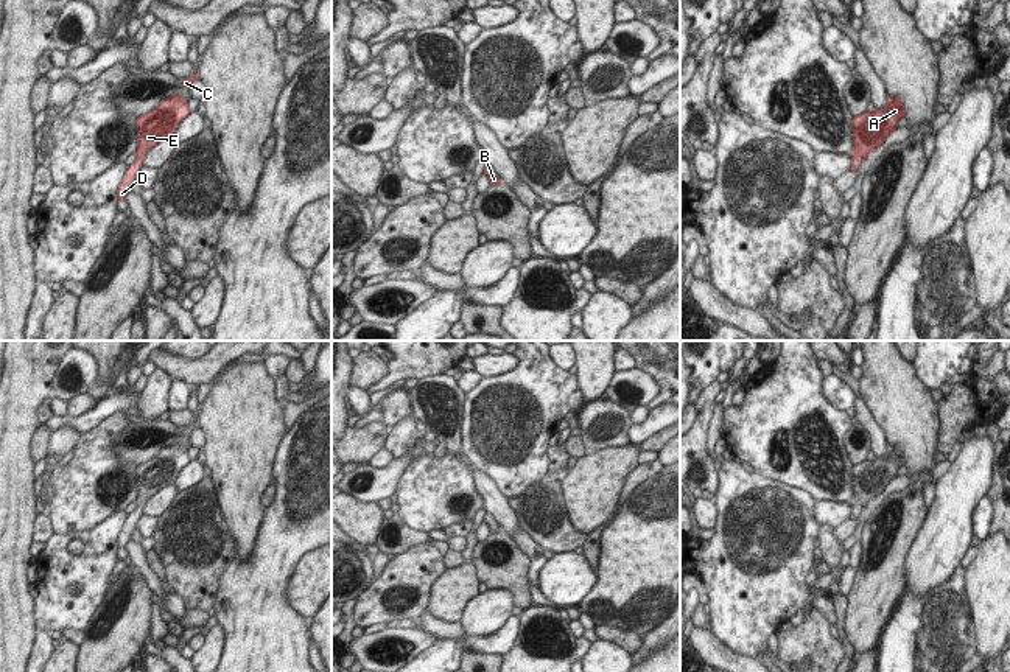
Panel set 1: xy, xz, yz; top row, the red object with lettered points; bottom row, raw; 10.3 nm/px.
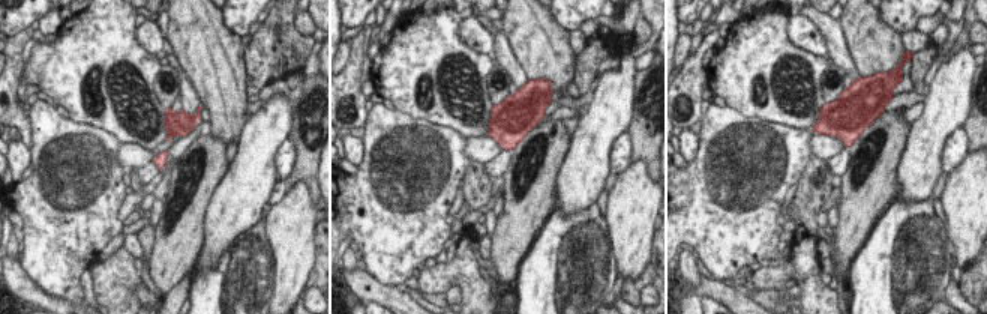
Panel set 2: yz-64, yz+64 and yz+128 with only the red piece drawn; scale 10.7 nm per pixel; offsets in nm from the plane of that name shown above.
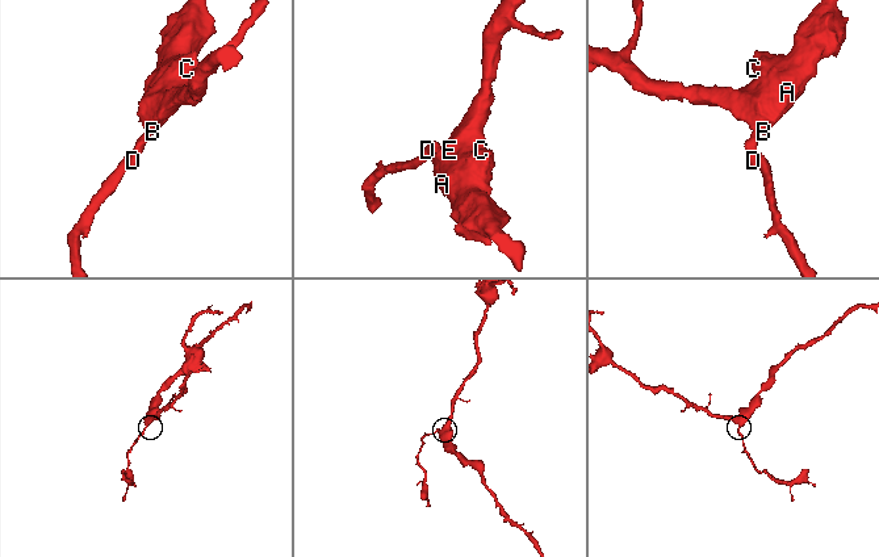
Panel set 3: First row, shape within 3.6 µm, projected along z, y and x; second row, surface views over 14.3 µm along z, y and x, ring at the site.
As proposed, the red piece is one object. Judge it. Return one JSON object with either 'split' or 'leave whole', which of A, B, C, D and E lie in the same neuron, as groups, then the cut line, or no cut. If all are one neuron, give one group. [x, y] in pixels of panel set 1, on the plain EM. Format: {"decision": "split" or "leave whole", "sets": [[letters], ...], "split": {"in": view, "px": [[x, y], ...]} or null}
{"decision": "leave whole", "sets": [["A", "B", "C", "D", "E"]], "split": null}

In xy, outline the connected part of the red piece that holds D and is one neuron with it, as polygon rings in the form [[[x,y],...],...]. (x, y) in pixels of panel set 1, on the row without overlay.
[[[173,443],[171,446],[160,448],[159,454],[151,460],[137,465],[137,499],[135,504],[139,506],[129,513],[124,520],[121,532],[117,537],[118,549],[129,543],[129,537],[135,523],[143,515],[142,507],[146,501],[154,496],[160,488],[174,484],[179,471],[190,462],[190,456],[185,446],[181,443]]]

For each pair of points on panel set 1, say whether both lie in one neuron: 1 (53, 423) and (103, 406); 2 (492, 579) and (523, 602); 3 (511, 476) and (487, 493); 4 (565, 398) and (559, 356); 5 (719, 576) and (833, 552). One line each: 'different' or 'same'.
1: same
2: same
3: different
4: different
5: different

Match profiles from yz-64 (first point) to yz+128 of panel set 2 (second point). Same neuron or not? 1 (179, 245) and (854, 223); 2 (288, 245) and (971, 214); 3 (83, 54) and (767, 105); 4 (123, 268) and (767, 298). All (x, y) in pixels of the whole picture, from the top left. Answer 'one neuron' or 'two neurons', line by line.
1: one neuron
2: one neuron
3: one neuron
4: two neurons

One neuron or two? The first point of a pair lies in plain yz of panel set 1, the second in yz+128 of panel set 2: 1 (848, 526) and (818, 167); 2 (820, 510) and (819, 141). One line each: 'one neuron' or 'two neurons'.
1: two neurons
2: one neuron

